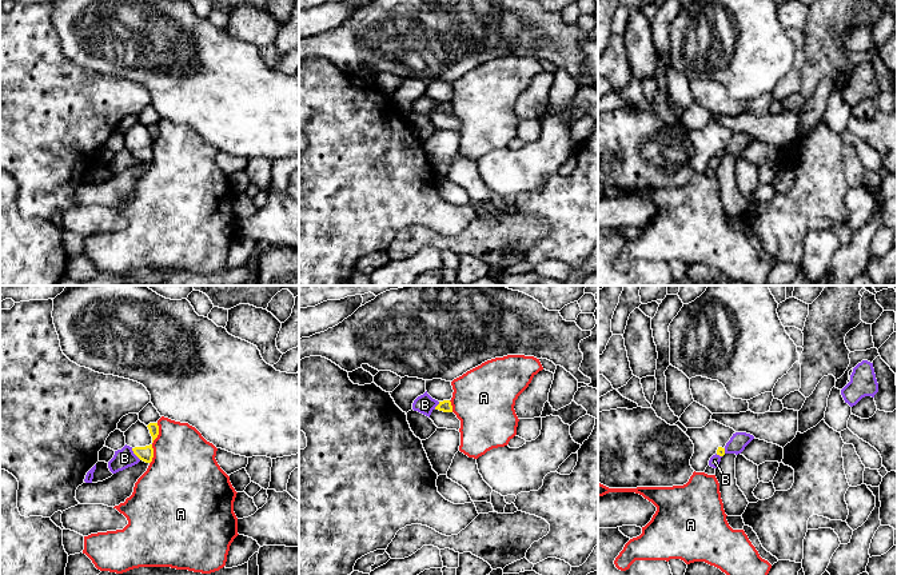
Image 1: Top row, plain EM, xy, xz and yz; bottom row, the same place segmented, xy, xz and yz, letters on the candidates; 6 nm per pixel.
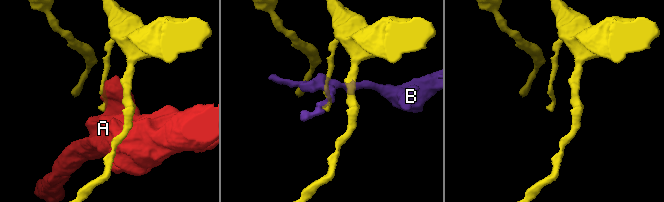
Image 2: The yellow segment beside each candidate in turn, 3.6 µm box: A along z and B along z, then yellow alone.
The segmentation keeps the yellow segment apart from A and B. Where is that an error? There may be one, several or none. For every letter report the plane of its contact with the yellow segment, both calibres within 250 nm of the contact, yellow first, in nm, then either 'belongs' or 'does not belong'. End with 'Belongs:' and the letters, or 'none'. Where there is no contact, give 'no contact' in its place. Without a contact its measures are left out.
A: meets yellow in xy; 60 nm thick on the yellow side, 400 nm on the other; does not belong
B: meets yellow in xy; 90 nm thick on the yellow side, 120 nm on the other; does not belong
Belongs: none

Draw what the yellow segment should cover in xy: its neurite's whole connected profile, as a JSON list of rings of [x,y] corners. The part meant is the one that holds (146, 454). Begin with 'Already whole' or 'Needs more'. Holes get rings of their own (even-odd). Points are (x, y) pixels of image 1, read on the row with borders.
Already whole. [[[152,444],[145,447],[135,447],[132,448],[133,454],[143,462],[151,463],[154,458],[154,448]]]

